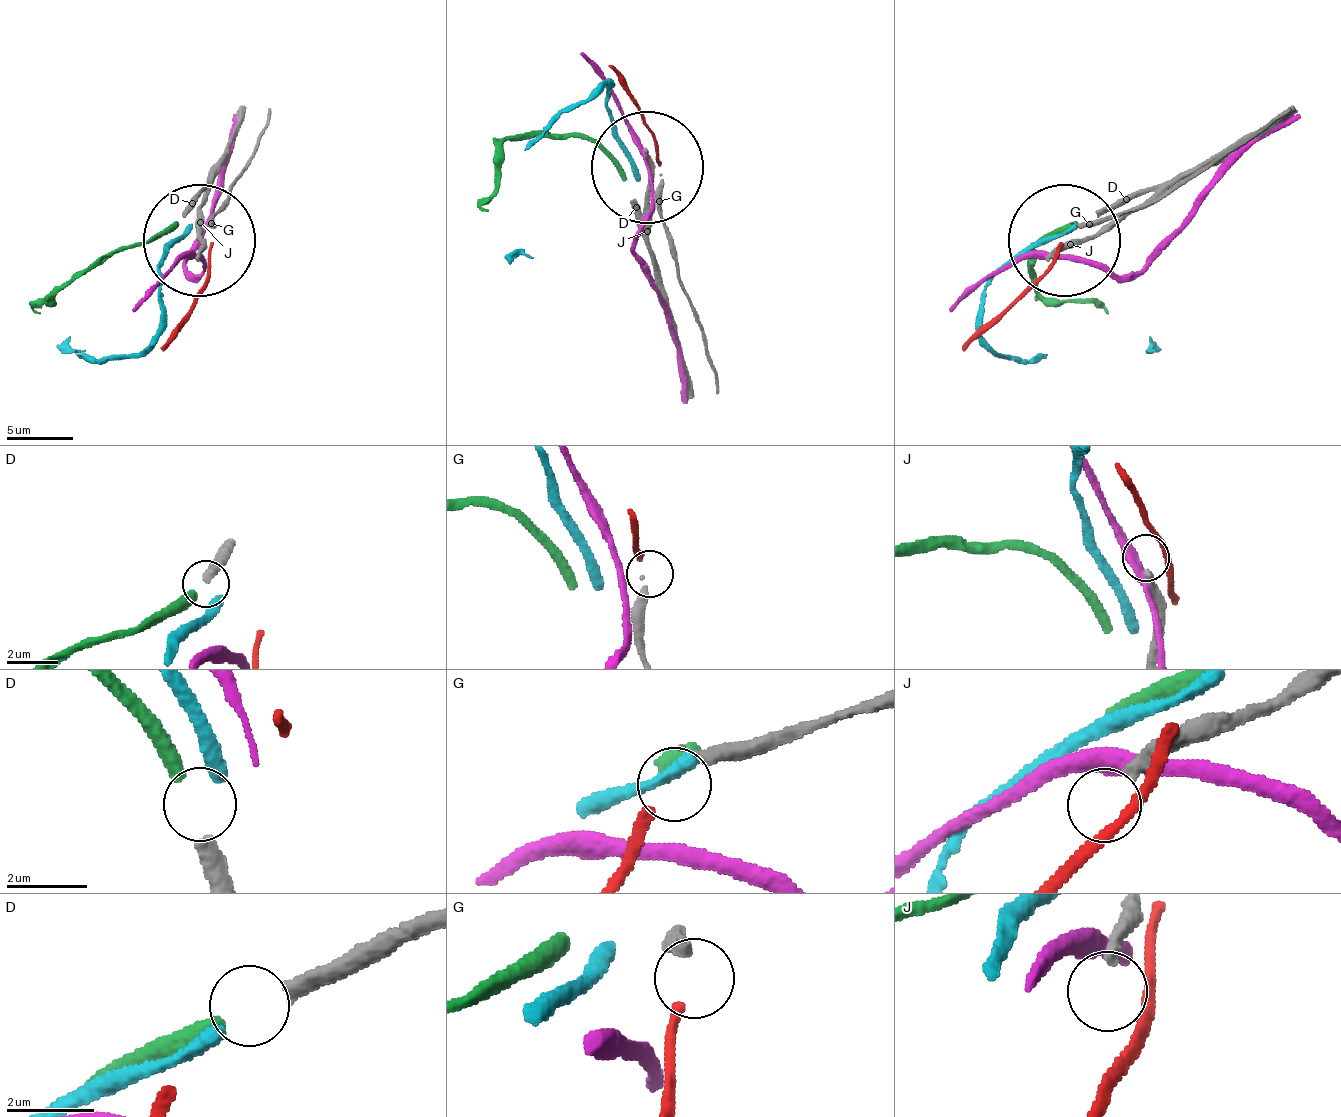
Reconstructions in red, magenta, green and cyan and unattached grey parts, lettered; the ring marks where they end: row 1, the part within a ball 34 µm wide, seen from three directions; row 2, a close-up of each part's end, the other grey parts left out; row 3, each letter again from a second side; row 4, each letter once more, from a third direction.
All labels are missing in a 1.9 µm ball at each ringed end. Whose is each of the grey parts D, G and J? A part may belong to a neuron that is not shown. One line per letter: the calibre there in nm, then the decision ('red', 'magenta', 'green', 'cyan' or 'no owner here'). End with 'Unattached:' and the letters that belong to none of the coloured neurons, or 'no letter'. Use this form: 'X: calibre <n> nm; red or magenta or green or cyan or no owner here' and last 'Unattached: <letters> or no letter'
D: calibre 400 nm; green
G: calibre 380 nm; red
J: calibre 320 nm; no owner here
Unattached: J

